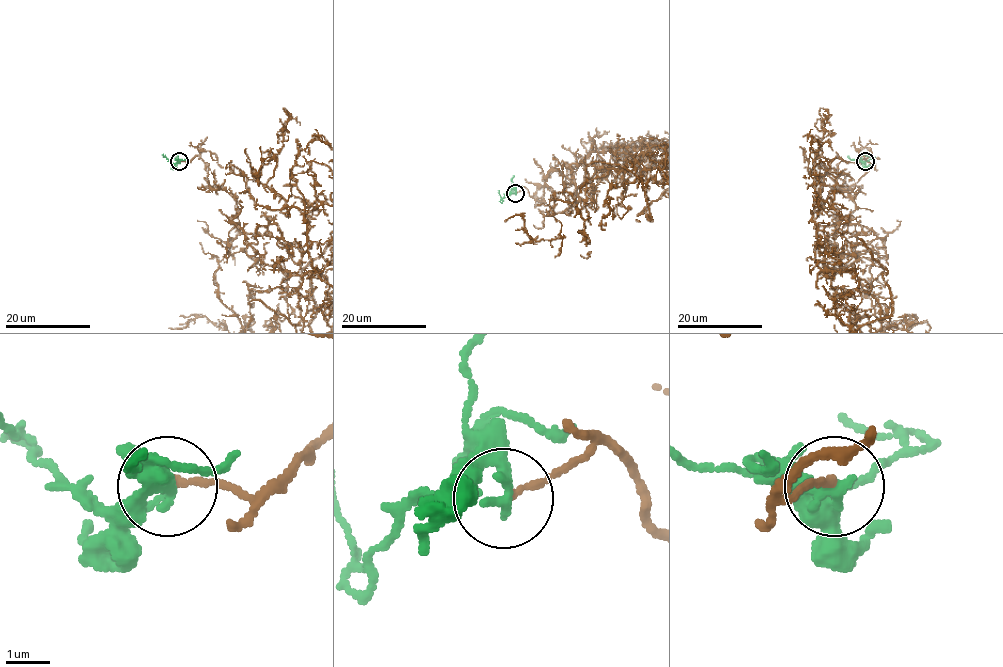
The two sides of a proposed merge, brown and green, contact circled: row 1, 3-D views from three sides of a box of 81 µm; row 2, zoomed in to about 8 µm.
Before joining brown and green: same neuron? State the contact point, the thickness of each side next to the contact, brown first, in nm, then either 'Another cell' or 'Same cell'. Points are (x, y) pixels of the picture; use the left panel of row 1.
Place: (179, 161). Thickness 160 nm (brown) against 360 nm. Another cell

